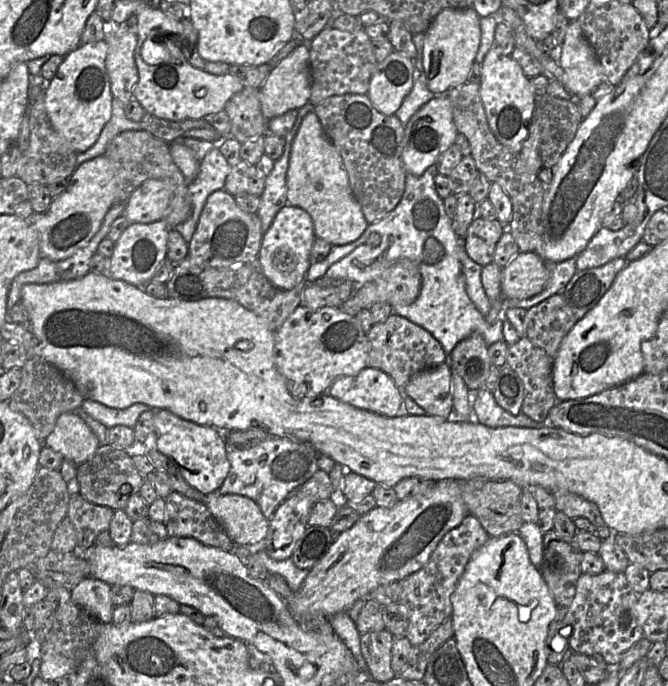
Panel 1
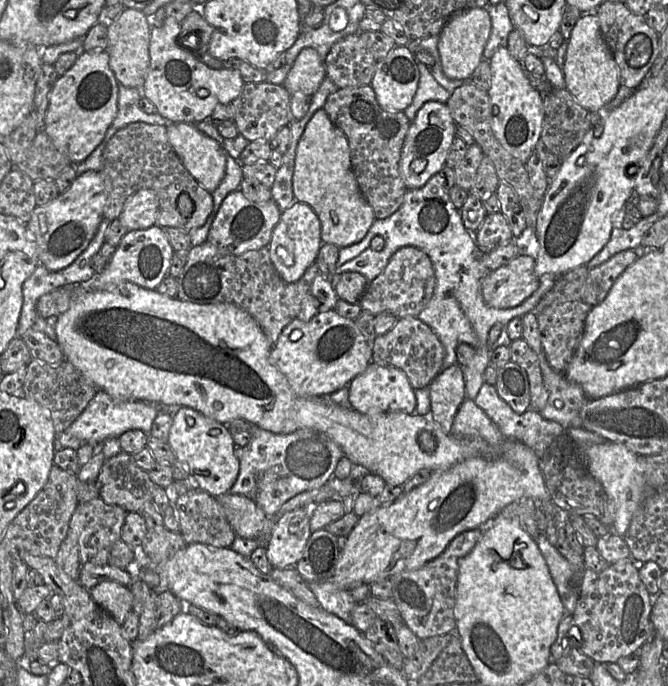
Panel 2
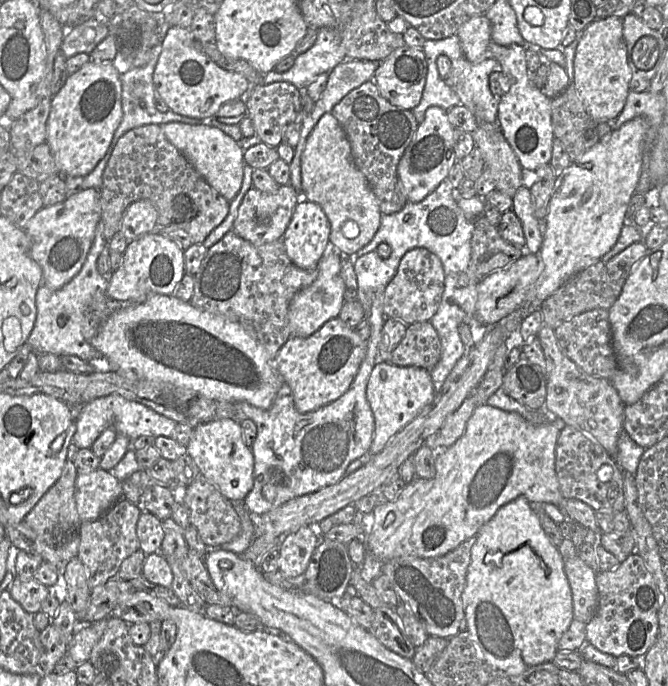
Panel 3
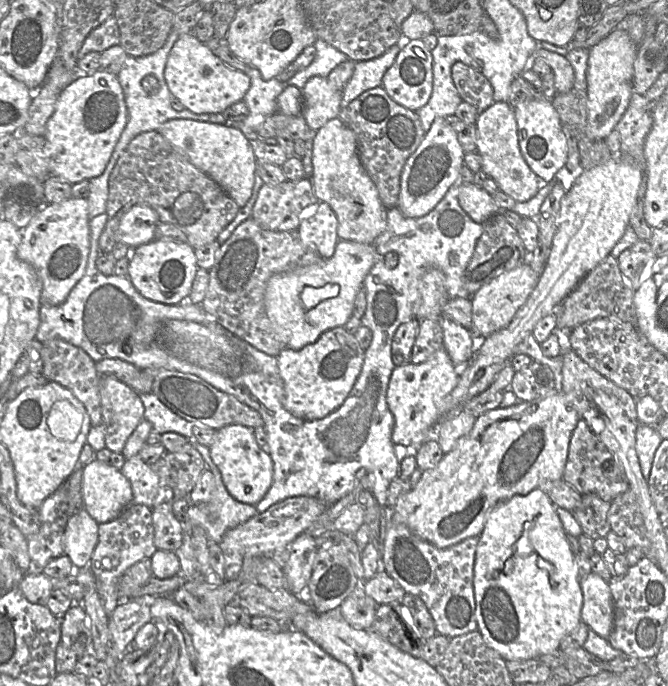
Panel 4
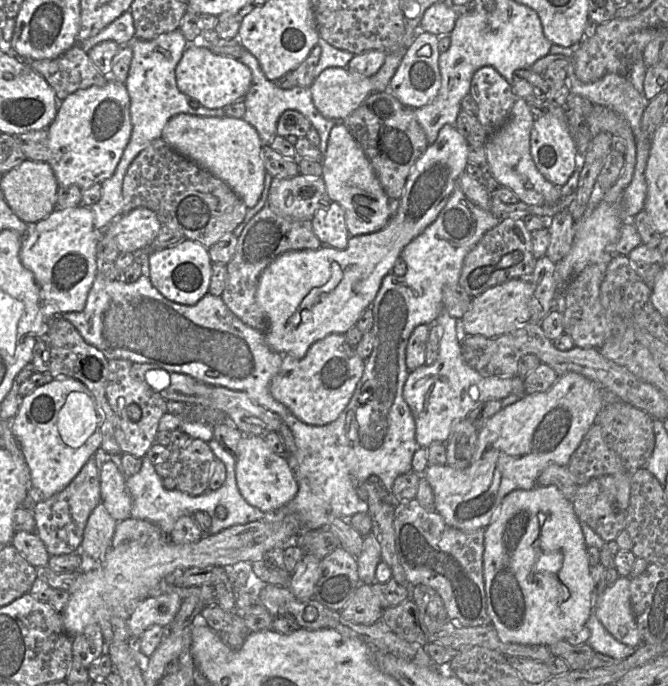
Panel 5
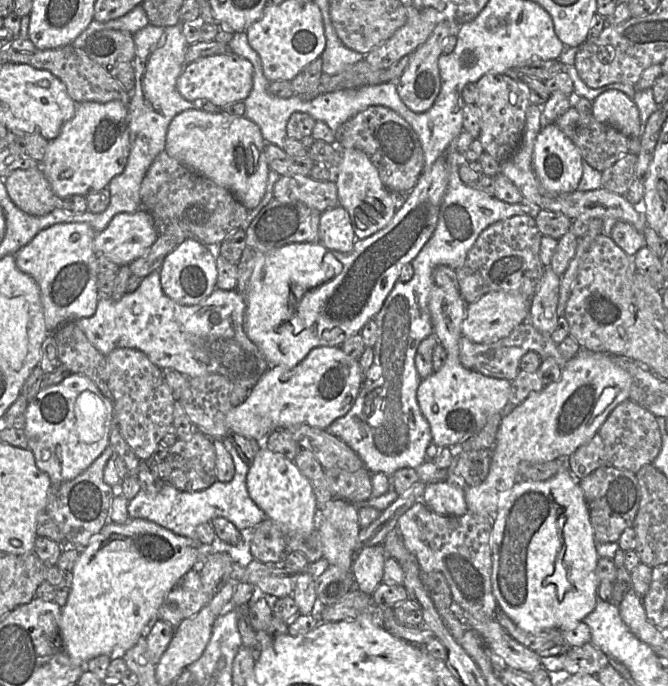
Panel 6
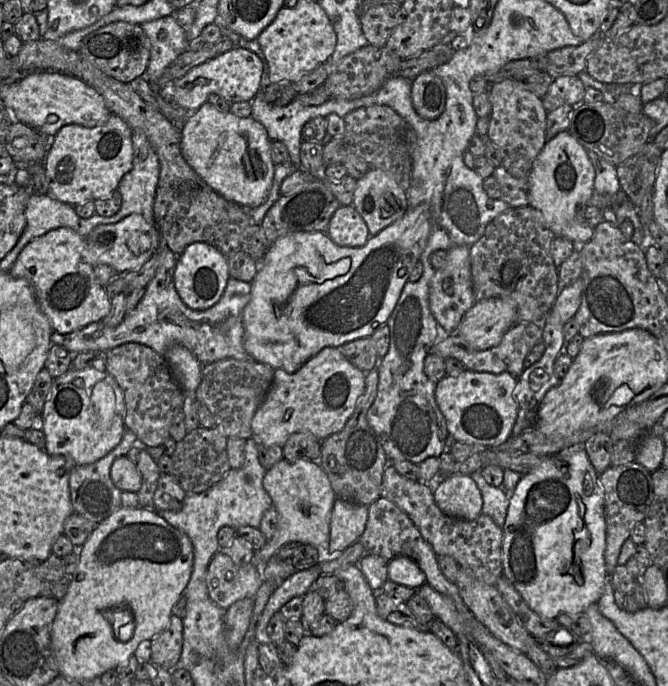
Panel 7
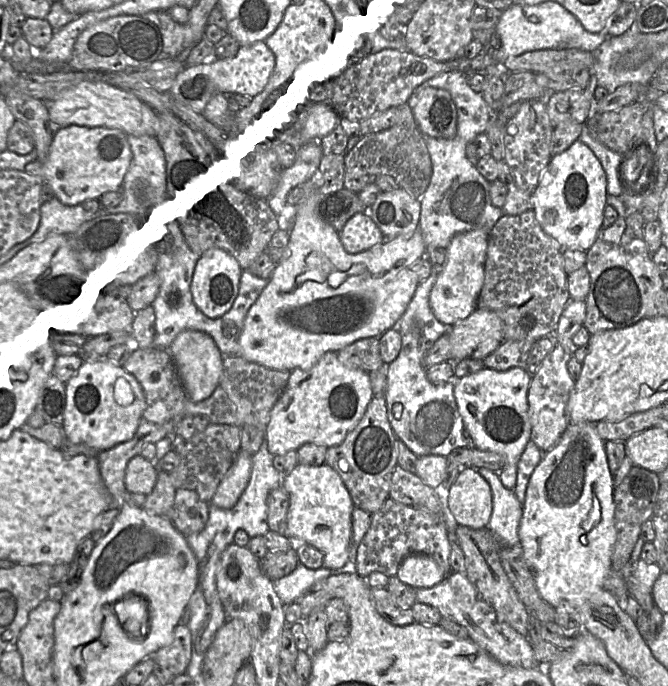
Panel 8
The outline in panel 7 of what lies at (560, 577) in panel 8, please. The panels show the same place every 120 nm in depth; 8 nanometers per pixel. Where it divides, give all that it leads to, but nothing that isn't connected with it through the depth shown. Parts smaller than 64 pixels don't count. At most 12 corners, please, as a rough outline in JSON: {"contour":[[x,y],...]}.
{"contour":[[582,445],[509,493],[503,575],[555,619],[609,578],[604,491]]}

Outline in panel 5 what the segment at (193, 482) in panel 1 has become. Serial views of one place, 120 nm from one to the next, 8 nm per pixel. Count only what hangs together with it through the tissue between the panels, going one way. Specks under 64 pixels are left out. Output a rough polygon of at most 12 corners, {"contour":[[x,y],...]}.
{"contour":[[261,436],[239,442],[235,477],[264,513],[286,506],[298,483]]}

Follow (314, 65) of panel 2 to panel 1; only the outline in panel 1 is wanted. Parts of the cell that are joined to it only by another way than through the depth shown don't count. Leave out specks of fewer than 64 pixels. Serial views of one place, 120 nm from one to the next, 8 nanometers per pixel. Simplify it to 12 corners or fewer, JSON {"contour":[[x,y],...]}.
{"contour":[[299,43],[259,88],[271,120],[309,102],[308,43]]}

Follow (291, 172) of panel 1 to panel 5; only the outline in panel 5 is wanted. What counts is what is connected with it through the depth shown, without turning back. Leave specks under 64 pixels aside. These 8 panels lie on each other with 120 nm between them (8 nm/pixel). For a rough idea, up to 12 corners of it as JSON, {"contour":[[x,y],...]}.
{"contour":[[342,122],[321,161],[350,236],[383,229],[389,197]]}

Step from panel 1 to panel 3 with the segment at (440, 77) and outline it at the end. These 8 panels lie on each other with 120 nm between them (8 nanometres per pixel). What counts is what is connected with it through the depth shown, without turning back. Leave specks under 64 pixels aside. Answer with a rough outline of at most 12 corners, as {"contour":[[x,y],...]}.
{"contour":[[486,15],[463,23],[456,35],[465,57],[475,62],[491,41]]}

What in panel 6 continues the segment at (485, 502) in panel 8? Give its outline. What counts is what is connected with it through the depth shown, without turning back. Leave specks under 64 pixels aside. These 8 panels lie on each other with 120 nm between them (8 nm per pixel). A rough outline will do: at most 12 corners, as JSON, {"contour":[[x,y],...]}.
{"contour":[[461,481],[427,483],[421,500],[440,515],[468,512]]}

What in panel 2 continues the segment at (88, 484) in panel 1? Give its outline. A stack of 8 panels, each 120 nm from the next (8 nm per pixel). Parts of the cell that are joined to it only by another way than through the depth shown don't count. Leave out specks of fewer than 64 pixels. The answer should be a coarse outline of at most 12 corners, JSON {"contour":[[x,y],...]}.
{"contour":[[123,451],[105,460],[99,498],[127,512],[152,502],[155,485]]}

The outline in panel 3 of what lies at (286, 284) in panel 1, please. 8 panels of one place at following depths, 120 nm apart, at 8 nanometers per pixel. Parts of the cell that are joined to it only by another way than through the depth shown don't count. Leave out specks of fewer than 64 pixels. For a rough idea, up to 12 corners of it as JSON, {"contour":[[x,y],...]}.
{"contour":[[301,198],[282,237],[291,262],[318,269],[330,242],[321,206]]}

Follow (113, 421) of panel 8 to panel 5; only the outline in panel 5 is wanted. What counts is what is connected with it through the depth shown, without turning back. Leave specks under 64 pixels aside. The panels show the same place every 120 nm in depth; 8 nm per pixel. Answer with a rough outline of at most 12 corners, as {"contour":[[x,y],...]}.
{"contour":[[60,378],[10,430],[31,489],[63,490],[101,448],[92,397]]}

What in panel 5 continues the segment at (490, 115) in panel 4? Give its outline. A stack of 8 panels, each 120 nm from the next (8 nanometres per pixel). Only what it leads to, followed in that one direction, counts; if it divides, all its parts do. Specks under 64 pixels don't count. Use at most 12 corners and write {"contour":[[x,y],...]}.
{"contour":[[518,98],[484,143],[492,176],[528,205],[548,205],[561,186],[537,169],[535,116]]}

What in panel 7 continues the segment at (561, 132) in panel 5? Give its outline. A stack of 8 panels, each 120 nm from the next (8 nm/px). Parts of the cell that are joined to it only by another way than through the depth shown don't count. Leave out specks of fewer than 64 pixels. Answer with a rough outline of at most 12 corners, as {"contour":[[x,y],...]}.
{"contour":[[562,131],[534,160],[529,205],[575,245],[594,228],[594,192],[586,149]]}

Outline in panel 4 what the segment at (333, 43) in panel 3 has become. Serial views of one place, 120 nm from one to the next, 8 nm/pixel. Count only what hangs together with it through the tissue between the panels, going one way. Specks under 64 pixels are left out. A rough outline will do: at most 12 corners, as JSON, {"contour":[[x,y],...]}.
{"contour":[[320,38],[311,64],[283,85],[301,90],[311,78],[327,77],[349,59]]}

